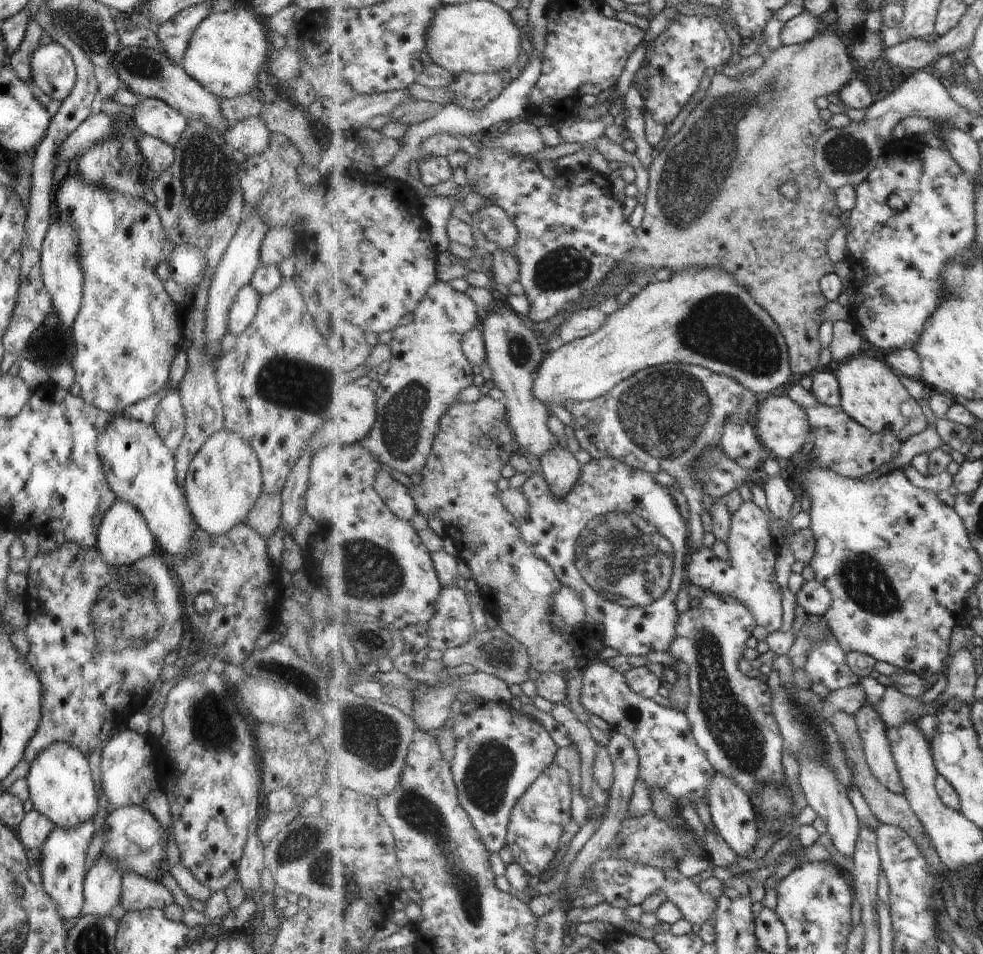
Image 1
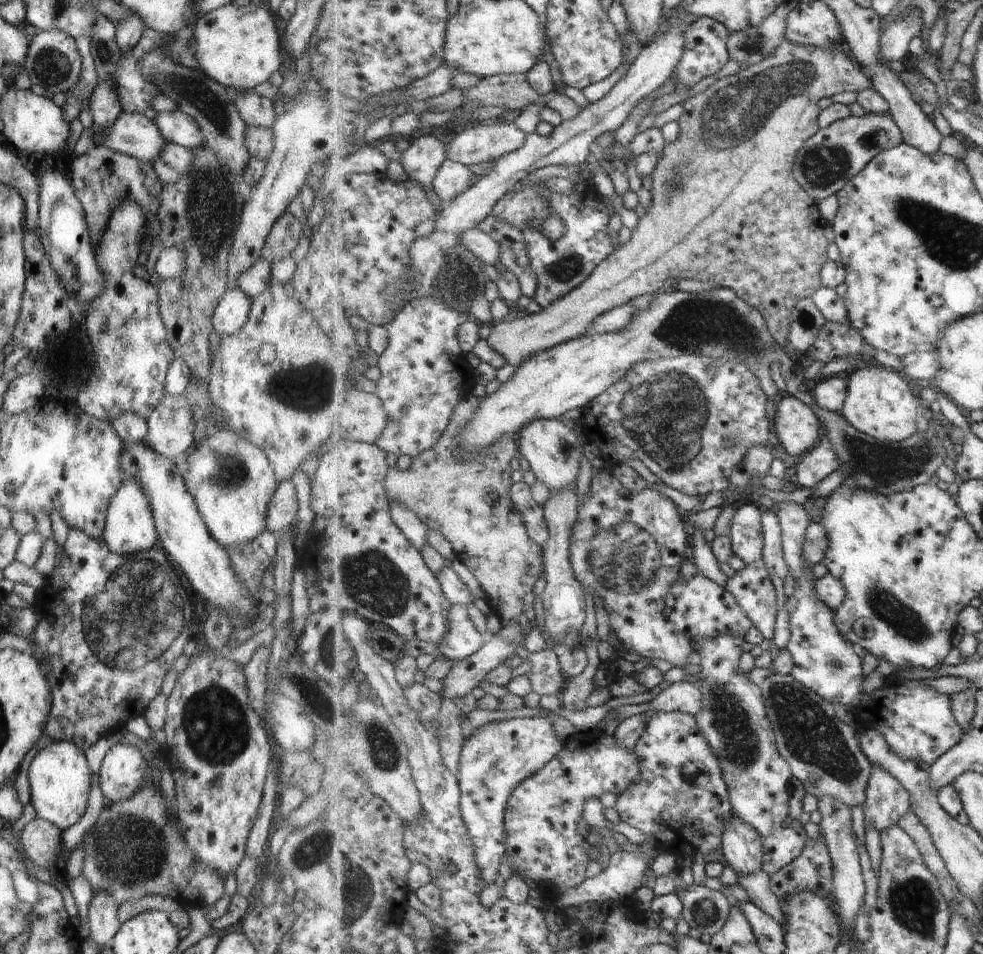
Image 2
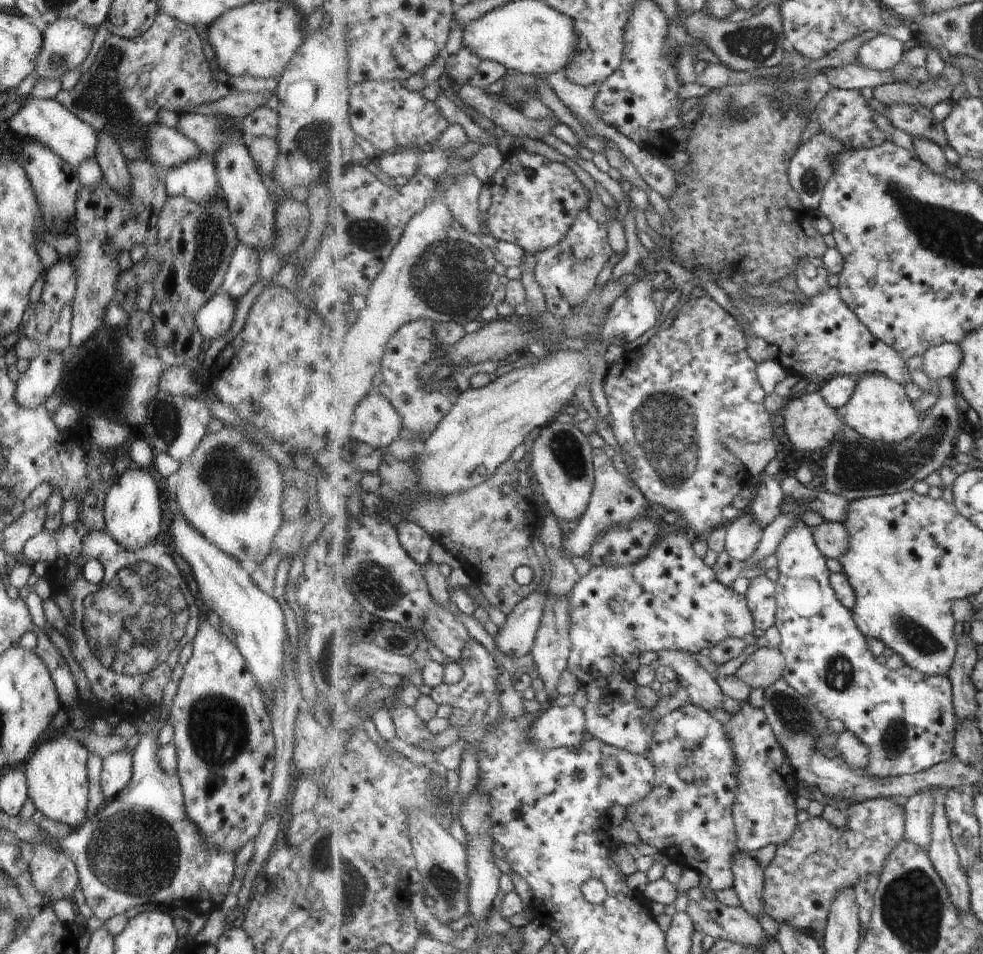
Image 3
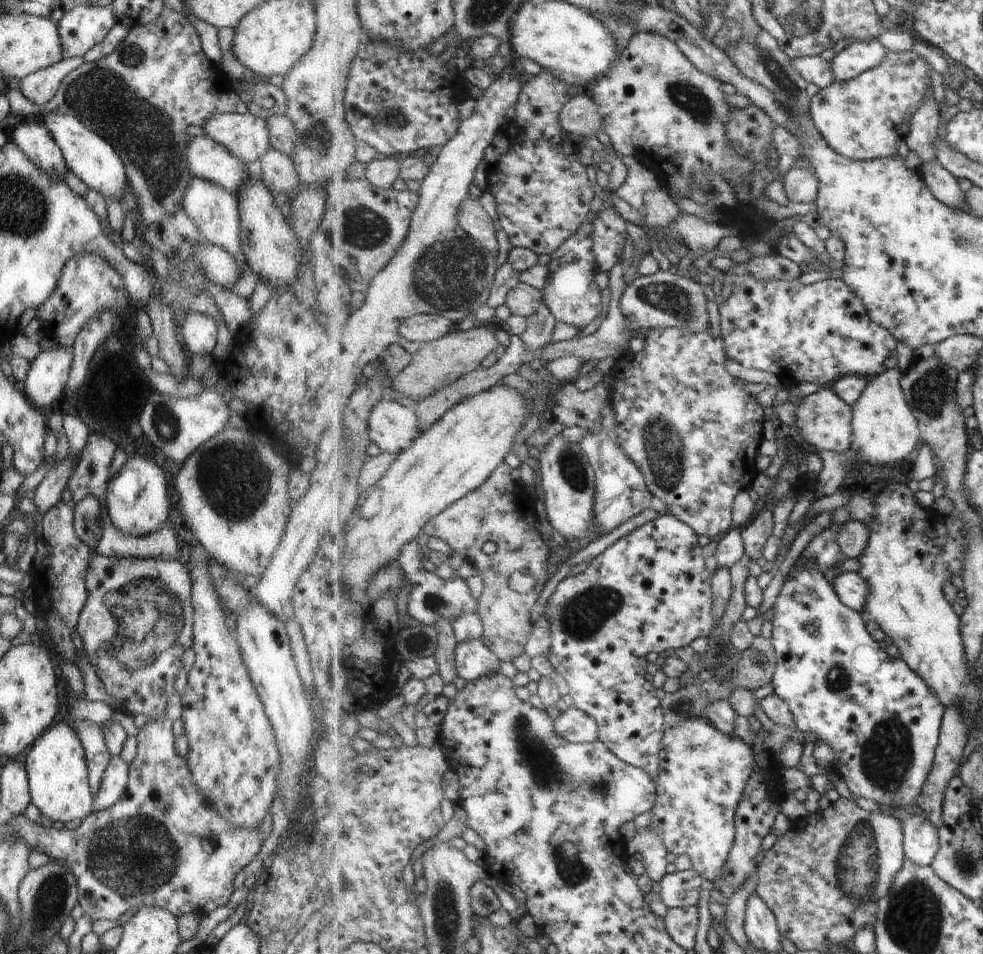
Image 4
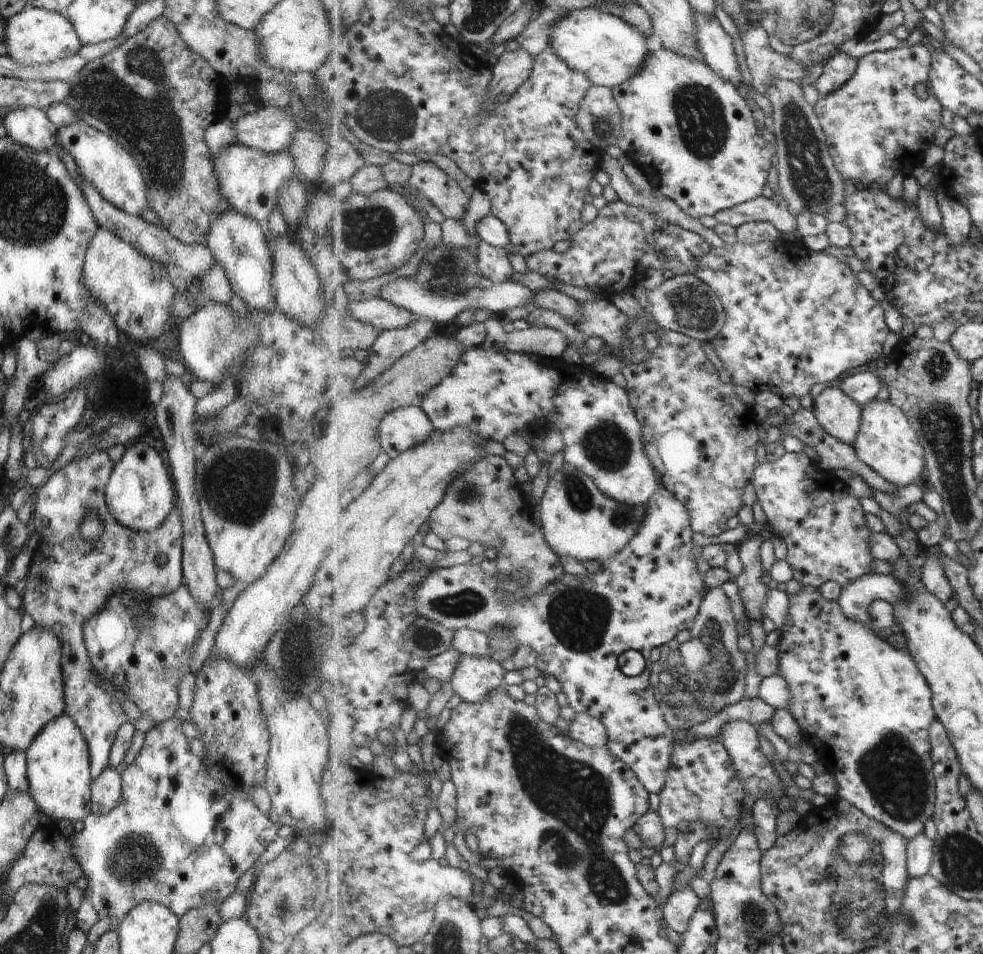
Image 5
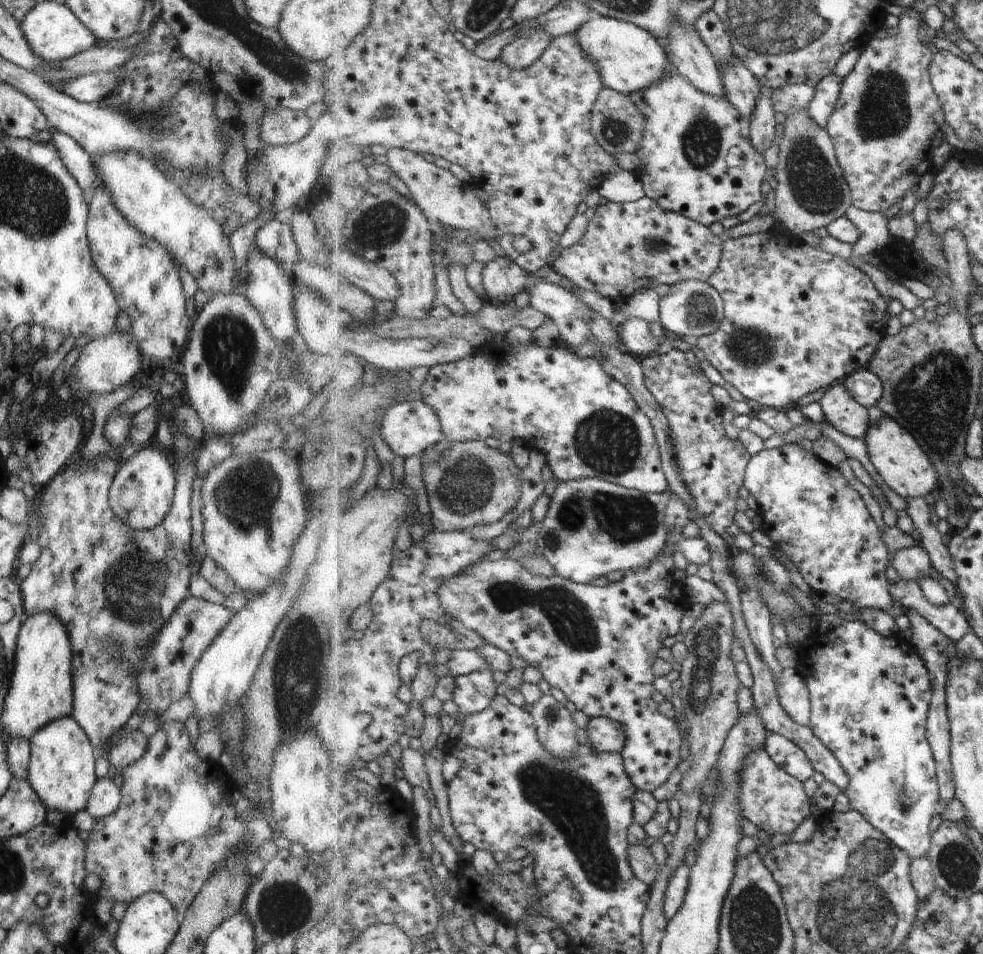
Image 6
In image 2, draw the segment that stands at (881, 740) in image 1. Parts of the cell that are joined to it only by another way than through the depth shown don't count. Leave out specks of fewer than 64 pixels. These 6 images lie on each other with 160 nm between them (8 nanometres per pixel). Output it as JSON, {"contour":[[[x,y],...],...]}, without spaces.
{"contour":[[[873,764],[870,779],[868,779],[868,787],[866,790],[867,800],[862,806],[865,826],[875,826],[880,830],[880,834],[890,826],[898,824],[898,820],[912,810],[912,804],[909,791],[891,774],[885,767]]]}

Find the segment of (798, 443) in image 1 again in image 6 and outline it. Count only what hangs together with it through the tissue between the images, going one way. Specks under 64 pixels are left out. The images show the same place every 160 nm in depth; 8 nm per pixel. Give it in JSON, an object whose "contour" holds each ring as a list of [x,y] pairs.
{"contour":[[[831,385],[819,396],[825,422],[839,432],[864,439],[870,429],[869,410],[844,385]]]}

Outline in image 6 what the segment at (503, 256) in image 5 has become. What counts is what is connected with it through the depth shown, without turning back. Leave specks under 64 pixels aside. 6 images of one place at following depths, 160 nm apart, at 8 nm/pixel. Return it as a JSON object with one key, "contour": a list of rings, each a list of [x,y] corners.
{"contour":[[[498,256],[484,263],[483,287],[491,298],[511,299],[532,284],[527,273],[512,259]]]}

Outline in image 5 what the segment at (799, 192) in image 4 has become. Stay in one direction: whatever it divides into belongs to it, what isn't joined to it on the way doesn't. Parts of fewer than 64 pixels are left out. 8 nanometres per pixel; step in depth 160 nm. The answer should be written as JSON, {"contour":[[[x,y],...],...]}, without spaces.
{"contour":[[[781,193],[770,199],[754,198],[739,206],[718,212],[713,217],[717,222],[730,224],[734,228],[739,228],[741,224],[747,222],[765,221],[771,223],[781,233],[798,230],[798,222],[790,213],[787,199]]]}

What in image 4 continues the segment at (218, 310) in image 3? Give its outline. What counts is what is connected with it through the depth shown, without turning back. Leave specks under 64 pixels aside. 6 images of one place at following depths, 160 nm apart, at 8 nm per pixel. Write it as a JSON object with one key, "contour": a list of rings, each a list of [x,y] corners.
{"contour":[[[189,311],[177,327],[182,346],[192,354],[210,354],[217,324],[209,313]]]}

